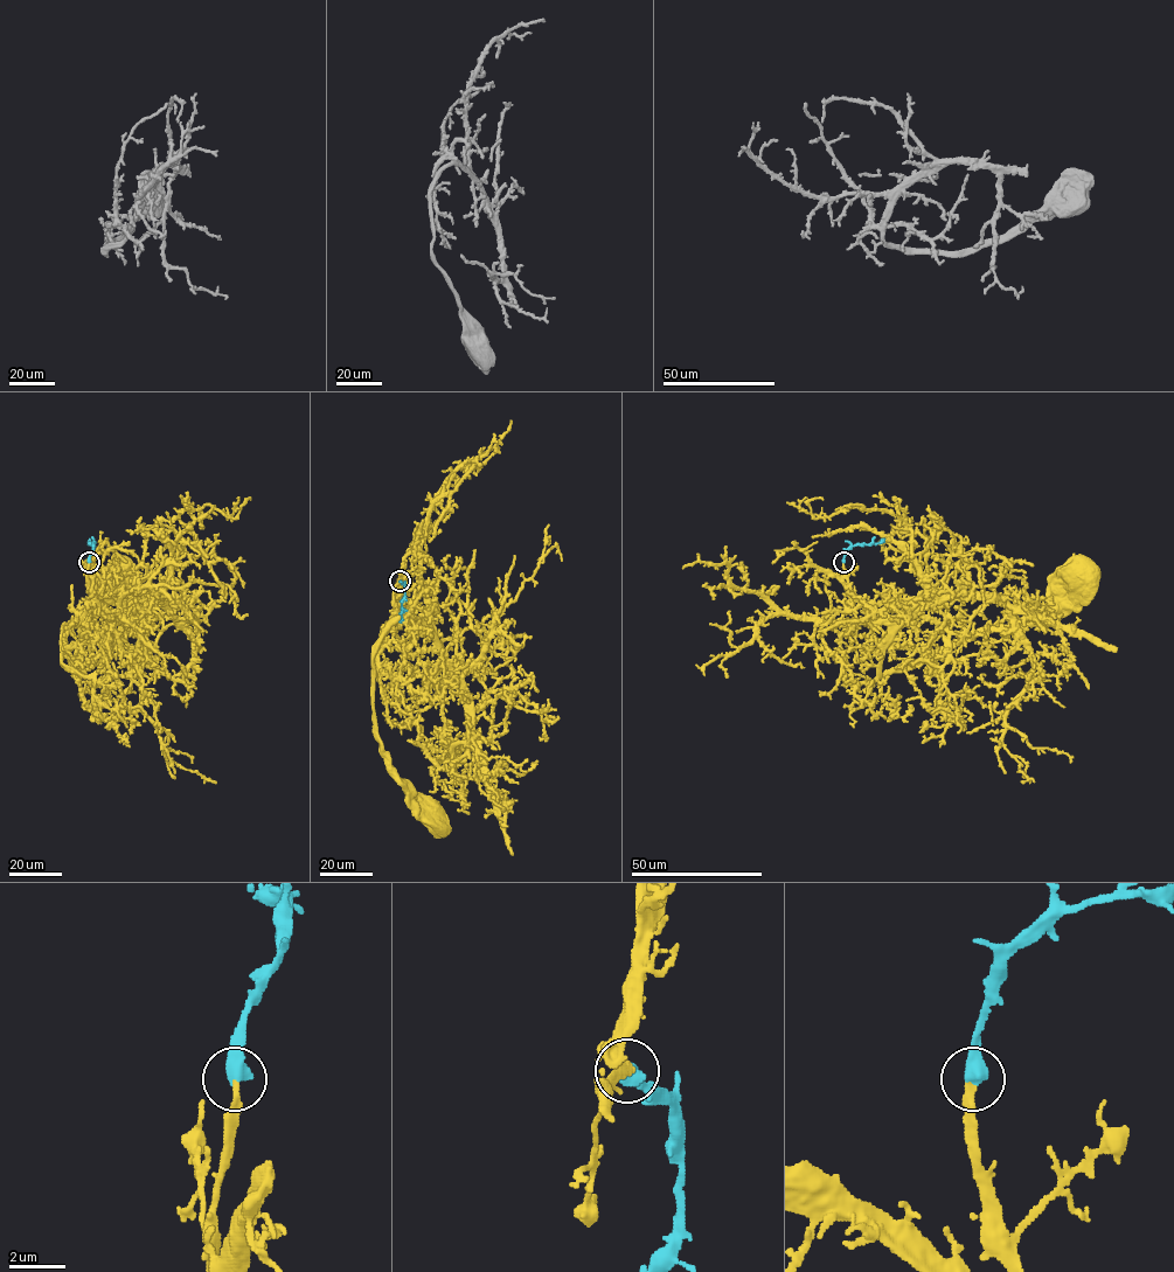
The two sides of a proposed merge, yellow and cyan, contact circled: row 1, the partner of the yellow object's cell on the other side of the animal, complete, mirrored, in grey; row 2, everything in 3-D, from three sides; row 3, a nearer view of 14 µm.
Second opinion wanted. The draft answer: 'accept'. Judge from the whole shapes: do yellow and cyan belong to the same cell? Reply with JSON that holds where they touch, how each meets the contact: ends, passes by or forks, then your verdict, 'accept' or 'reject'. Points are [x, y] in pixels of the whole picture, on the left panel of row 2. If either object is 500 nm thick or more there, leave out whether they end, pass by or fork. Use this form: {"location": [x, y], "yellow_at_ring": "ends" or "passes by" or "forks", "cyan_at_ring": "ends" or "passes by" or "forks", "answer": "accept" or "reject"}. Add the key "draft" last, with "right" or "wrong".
{"location": [89, 562], "answer": "accept", "draft": "right"}

